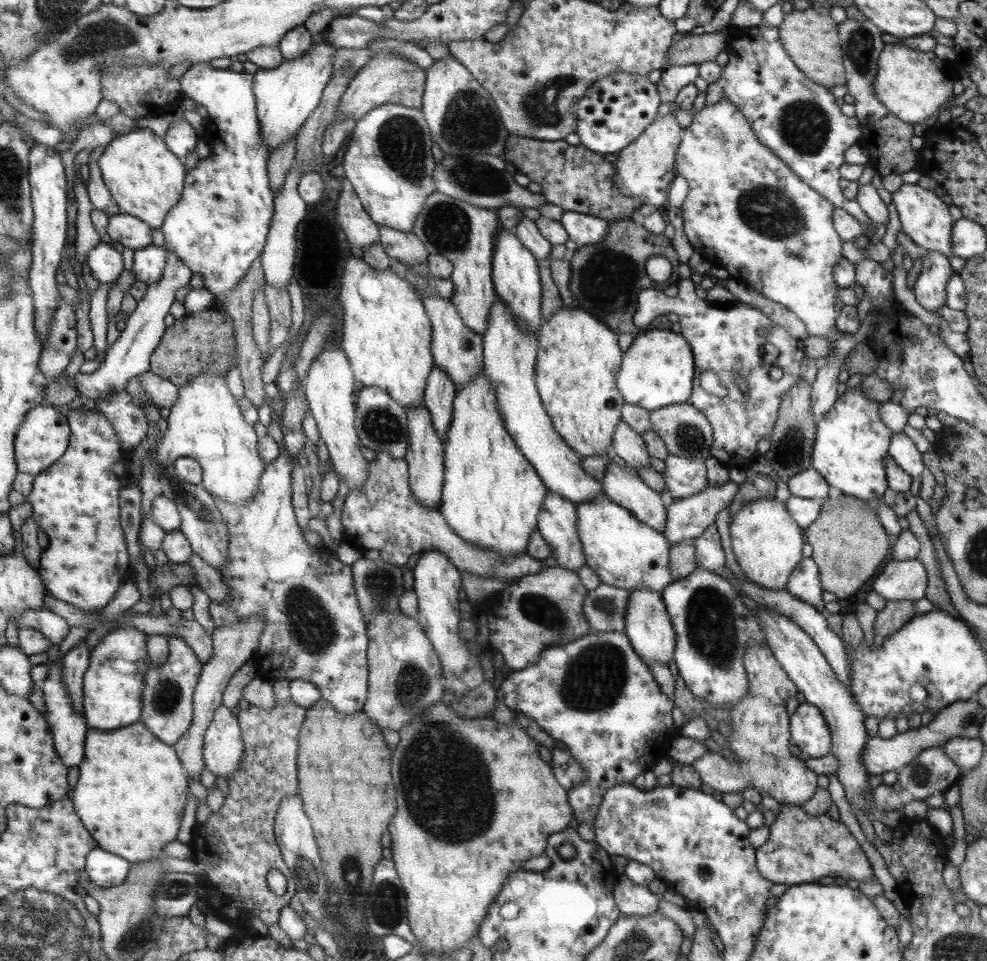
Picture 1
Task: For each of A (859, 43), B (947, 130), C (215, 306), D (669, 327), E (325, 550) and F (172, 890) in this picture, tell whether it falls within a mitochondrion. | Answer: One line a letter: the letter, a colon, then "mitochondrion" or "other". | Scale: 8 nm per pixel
A: mitochondrion
B: other
C: other
D: other
E: other
F: mitochondrion

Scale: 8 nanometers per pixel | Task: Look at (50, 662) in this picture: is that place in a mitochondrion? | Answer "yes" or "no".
no

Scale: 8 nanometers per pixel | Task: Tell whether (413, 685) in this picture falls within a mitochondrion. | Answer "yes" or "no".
yes

